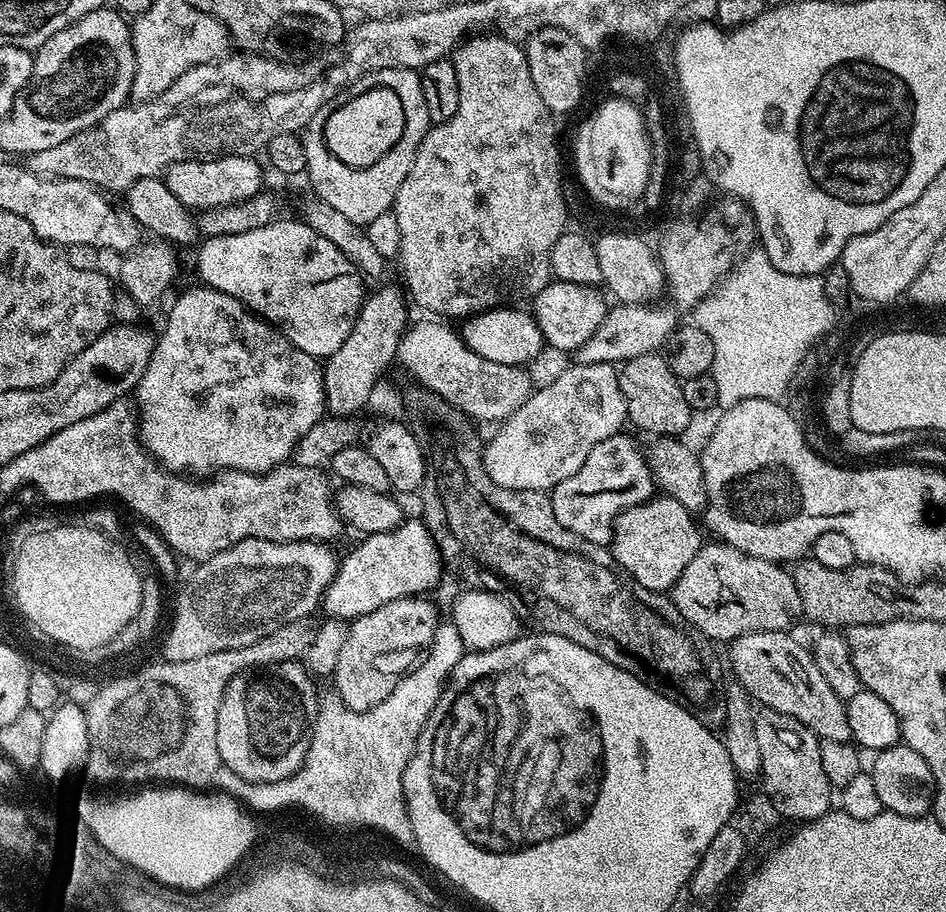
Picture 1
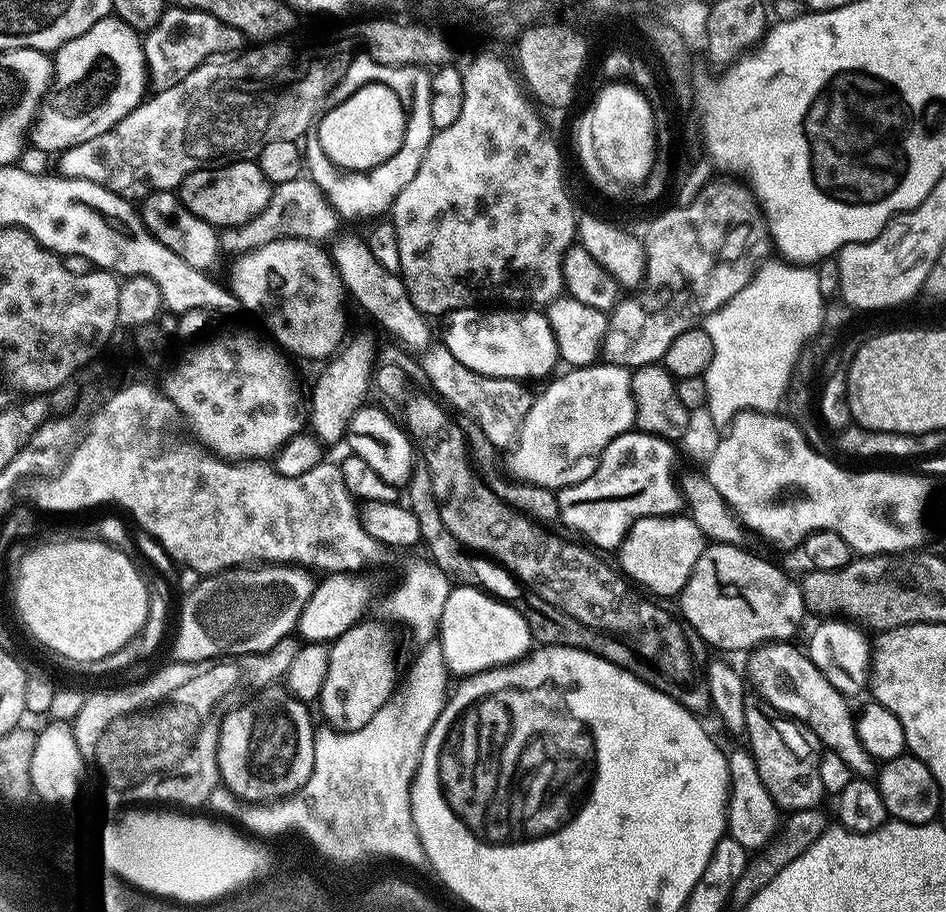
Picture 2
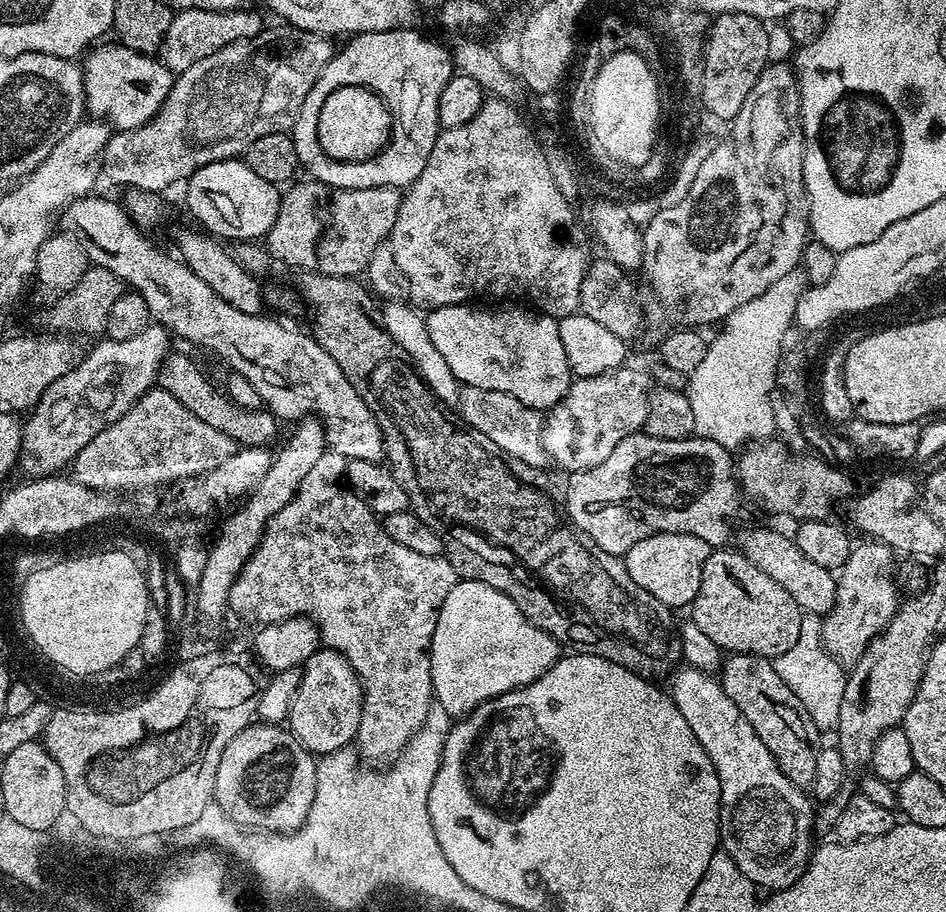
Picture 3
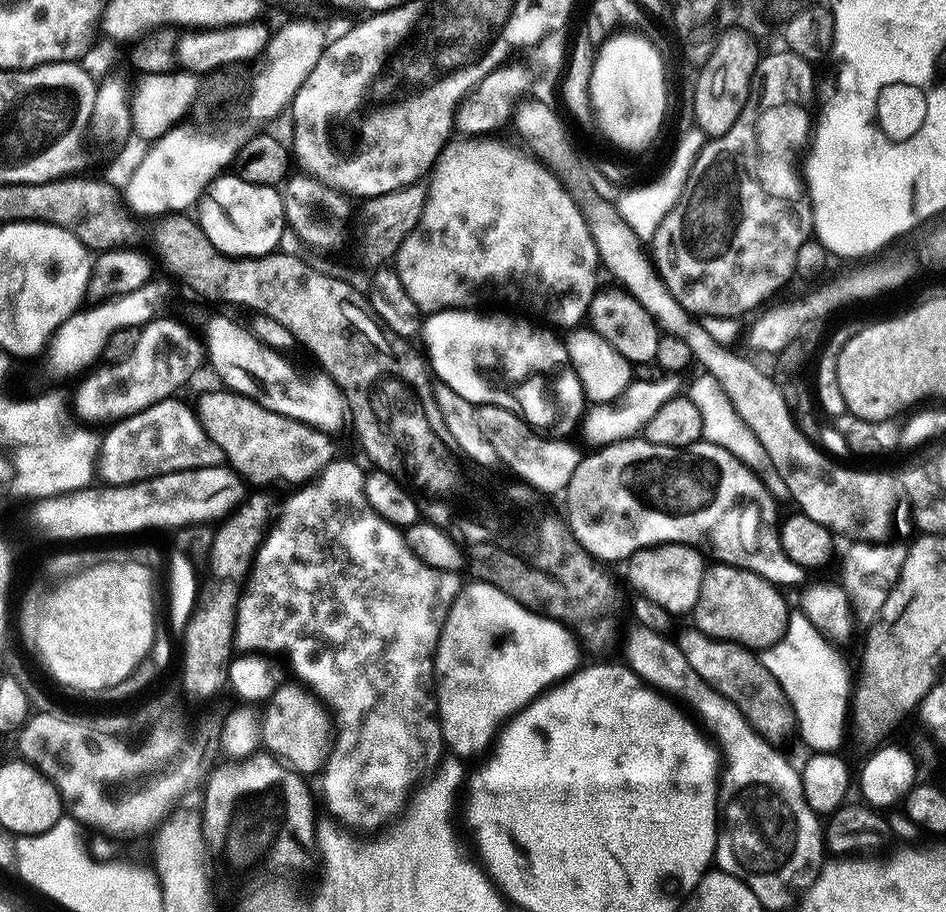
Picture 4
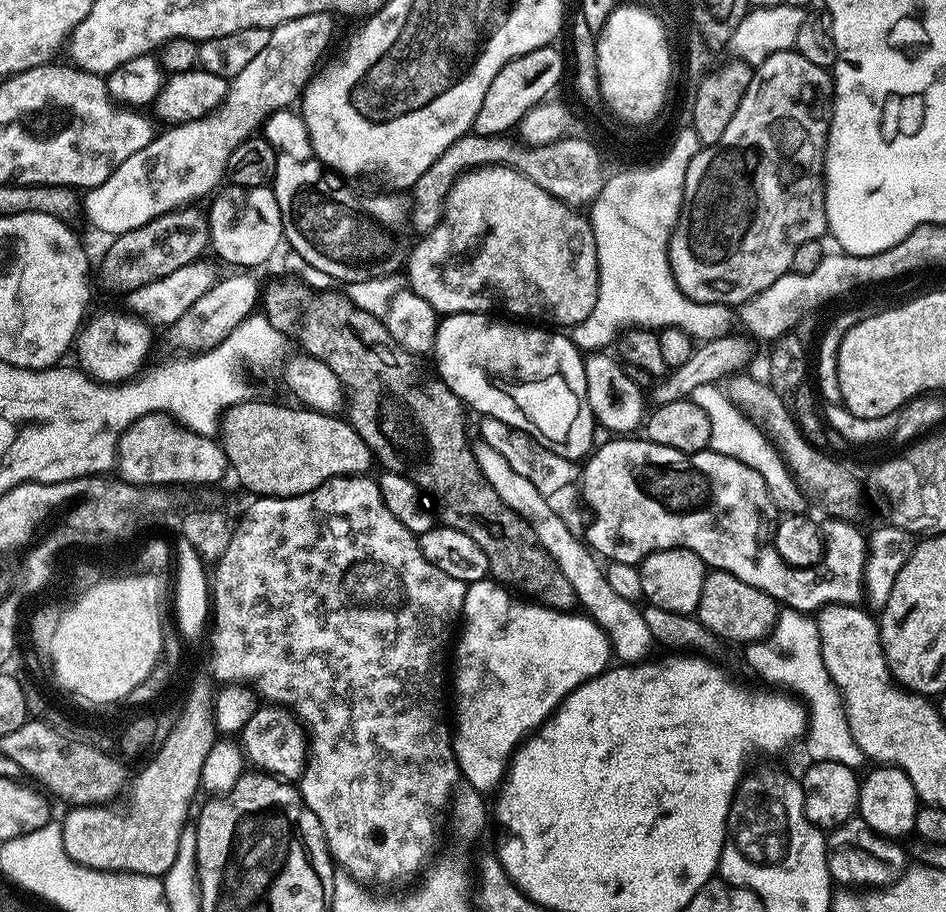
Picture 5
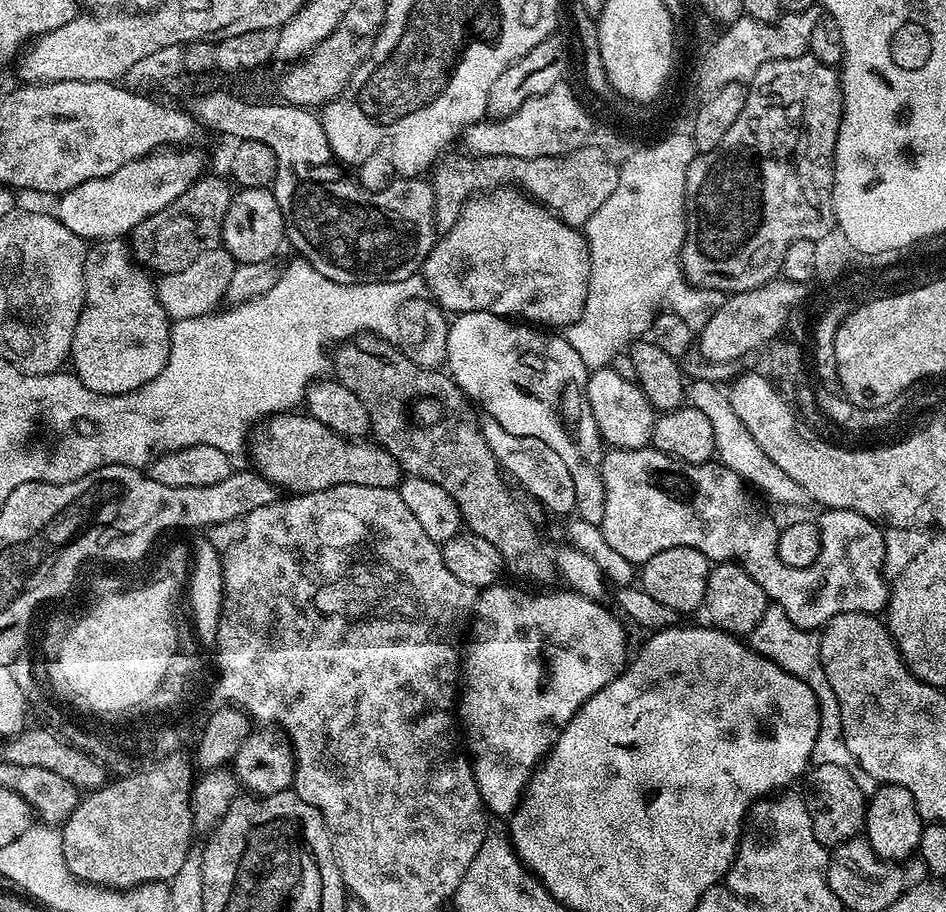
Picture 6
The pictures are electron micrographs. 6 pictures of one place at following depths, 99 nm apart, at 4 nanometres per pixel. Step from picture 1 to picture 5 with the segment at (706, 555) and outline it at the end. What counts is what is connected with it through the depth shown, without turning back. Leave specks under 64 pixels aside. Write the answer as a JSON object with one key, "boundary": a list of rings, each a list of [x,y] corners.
{"boundary":[[[709,571],[702,582],[702,598],[698,598],[695,617],[721,641],[737,640],[740,646],[762,640],[776,625],[778,605],[762,590],[734,578],[729,572]]]}

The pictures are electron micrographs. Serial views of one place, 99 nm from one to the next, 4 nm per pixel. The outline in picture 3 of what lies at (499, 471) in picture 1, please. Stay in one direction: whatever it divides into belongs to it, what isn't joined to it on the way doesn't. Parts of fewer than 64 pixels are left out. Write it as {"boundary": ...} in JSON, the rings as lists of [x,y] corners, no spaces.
{"boundary":[[[625,366],[618,368],[614,372],[607,372],[601,376],[582,376],[573,379],[572,385],[568,387],[568,393],[561,398],[560,403],[556,404],[547,413],[544,420],[544,448],[548,451],[549,461],[554,465],[557,464],[560,468],[565,468],[565,473],[571,474],[573,472],[585,472],[594,466],[598,466],[602,462],[606,462],[606,458],[610,458],[610,454],[614,454],[614,446],[618,446],[618,442],[622,442],[627,436],[635,436],[643,429],[648,414],[648,393],[650,391],[650,377],[647,371],[639,372],[636,368]]]}

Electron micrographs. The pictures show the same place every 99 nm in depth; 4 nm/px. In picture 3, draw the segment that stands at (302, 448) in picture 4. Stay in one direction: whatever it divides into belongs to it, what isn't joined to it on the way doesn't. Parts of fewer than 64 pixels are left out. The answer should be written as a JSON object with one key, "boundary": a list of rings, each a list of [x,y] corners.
{"boundary":[[[172,350],[164,357],[164,362],[160,366],[158,384],[170,394],[174,394],[174,398],[178,398],[178,402],[182,402],[182,406],[186,406],[186,410],[190,410],[190,414],[194,414],[196,419],[214,430],[222,430],[222,434],[236,441],[237,445],[246,448],[263,448],[271,445],[271,440],[276,436],[277,417],[267,410],[251,412],[248,408],[239,408],[204,377],[203,370],[184,352]]]}

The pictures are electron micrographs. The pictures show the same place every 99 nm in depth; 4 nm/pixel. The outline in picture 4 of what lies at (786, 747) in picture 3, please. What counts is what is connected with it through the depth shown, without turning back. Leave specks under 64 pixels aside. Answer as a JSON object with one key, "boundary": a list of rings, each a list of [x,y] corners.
{"boundary":[[[689,630],[684,637],[678,640],[682,654],[686,654],[686,662],[694,666],[694,671],[718,694],[732,700],[738,710],[750,722],[752,729],[764,737],[770,744],[783,745],[783,740],[797,735],[796,715],[790,704],[790,698],[782,690],[782,686],[762,666],[759,655],[753,649],[744,648],[729,640],[716,640],[707,636],[705,632]]]}

